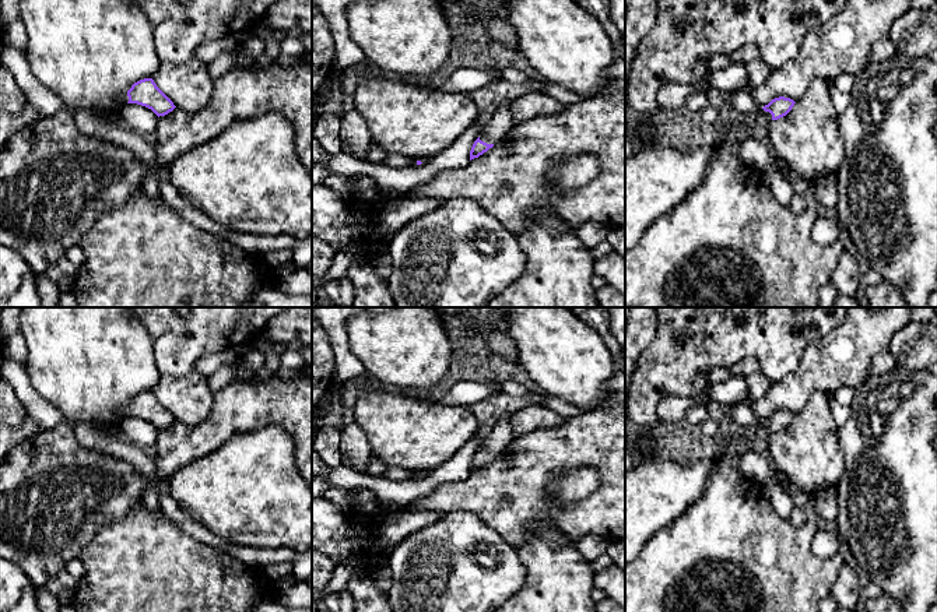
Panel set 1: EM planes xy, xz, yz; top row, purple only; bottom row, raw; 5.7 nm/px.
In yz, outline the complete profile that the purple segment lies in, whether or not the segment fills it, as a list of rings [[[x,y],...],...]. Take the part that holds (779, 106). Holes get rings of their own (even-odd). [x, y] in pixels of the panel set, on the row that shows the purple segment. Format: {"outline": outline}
{"outline": [[[785,96],[772,99],[768,105],[762,108],[762,120],[771,122],[786,116],[792,110],[794,103],[796,102],[793,99]]]}

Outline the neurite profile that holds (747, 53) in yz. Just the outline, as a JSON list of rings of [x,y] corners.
[[[744,46],[729,56],[733,63],[747,64],[751,60],[759,59],[761,54],[755,46]]]

